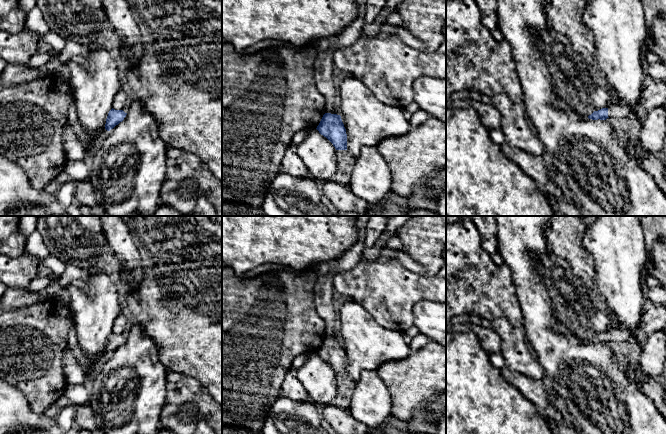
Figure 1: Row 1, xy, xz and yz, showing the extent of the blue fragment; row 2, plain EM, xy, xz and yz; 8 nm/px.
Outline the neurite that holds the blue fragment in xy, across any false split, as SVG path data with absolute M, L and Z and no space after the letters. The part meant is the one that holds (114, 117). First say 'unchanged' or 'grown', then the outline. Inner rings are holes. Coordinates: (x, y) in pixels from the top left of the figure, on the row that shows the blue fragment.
unchanged | M111 109L108 113L107 119L106 119L106 124L105 124L105 129L107 131L110 131L113 129L116 125L118 125L120 122L124 120L126 117L127 113L125 113L123 110L115 110Z

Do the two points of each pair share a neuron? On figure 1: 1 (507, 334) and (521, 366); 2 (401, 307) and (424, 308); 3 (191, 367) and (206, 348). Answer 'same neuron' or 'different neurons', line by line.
1: same neuron
2: different neurons
3: same neuron

